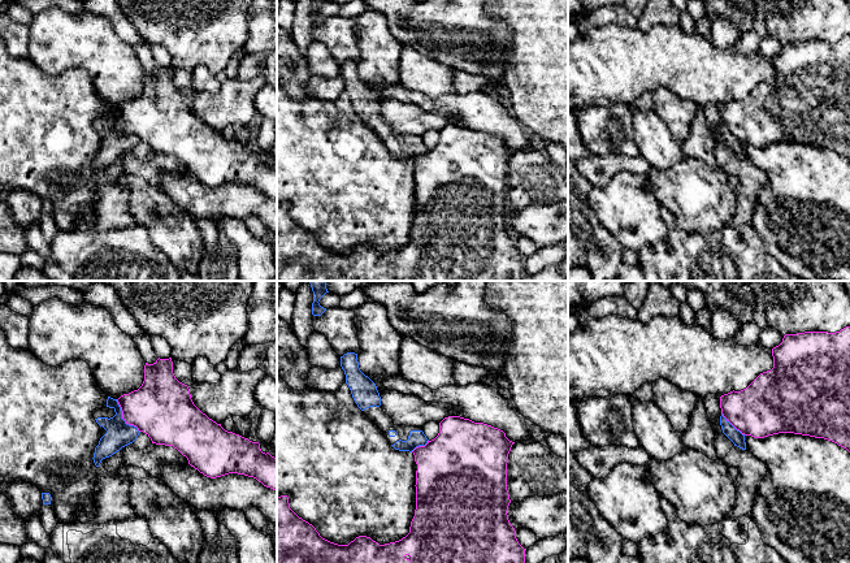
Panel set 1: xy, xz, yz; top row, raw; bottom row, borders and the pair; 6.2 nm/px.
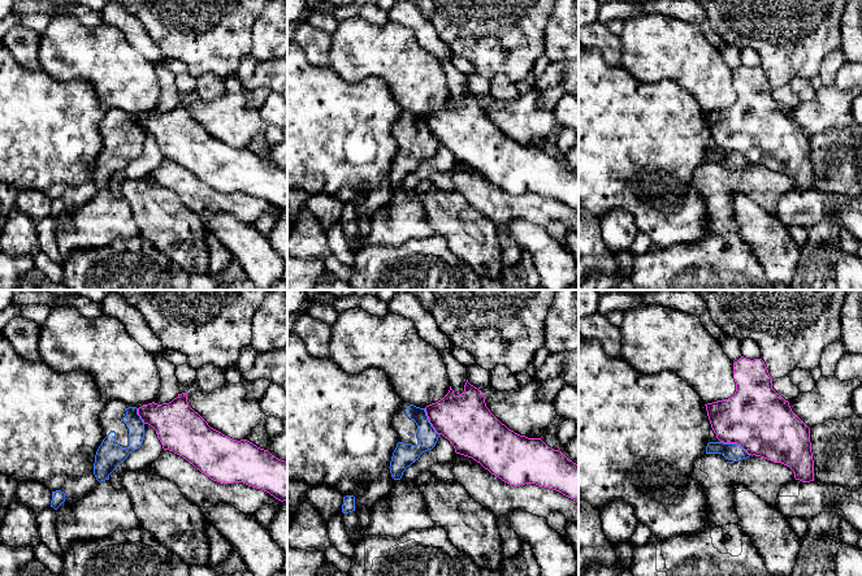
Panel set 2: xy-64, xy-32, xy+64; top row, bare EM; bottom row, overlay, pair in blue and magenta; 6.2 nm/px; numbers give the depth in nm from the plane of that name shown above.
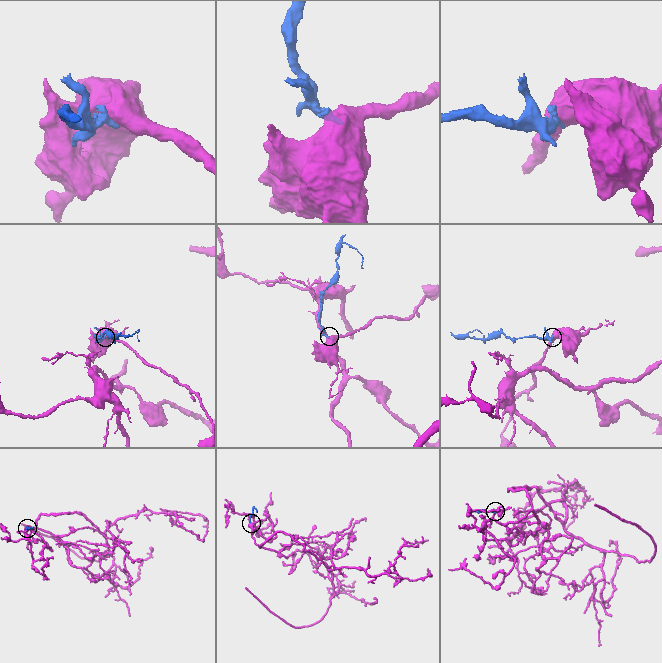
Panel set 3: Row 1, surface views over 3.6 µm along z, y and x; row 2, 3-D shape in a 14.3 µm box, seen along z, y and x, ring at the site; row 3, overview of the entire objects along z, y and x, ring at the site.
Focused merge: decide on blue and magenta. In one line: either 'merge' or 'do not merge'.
do not merge

